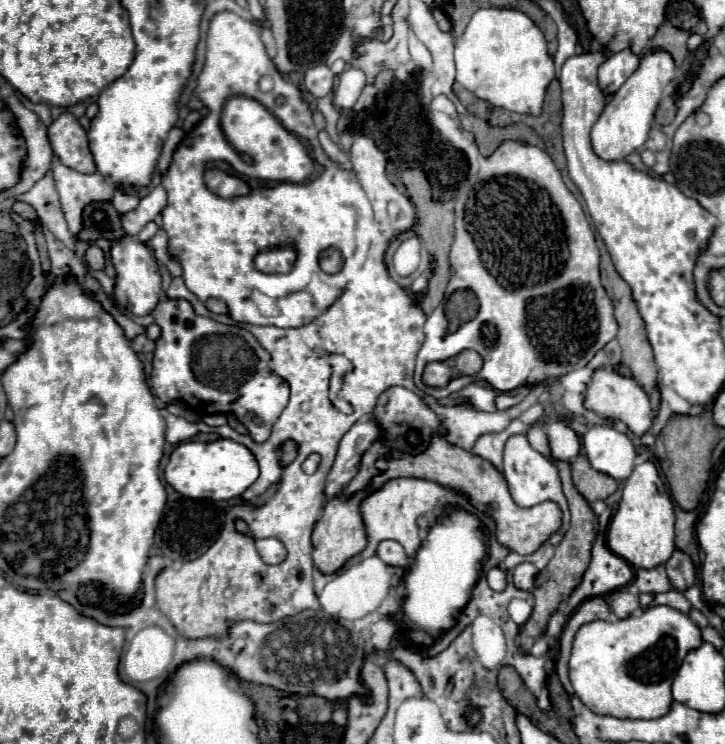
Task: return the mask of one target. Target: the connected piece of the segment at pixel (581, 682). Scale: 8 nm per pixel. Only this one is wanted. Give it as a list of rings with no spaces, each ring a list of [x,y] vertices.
[[[652,606],[640,616],[634,614],[624,620],[594,620],[576,632],[570,656],[570,684],[584,706],[594,714],[608,714],[614,718],[660,718],[670,712],[674,702],[670,688],[684,656],[700,644],[702,636],[698,626],[686,614],[670,606]]]

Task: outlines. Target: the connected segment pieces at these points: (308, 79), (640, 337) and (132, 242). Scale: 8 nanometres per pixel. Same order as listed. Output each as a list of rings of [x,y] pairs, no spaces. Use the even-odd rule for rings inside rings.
[[[318,64],[306,72],[304,86],[312,96],[322,98],[322,96],[330,94],[334,88],[334,74],[326,64]]]
[[[600,244],[600,274],[602,274],[602,286],[606,288],[612,304],[614,304],[614,316],[616,316],[616,322],[618,322],[618,342],[622,346],[622,364],[626,364],[632,372],[632,378],[646,390],[650,392],[654,386],[658,386],[658,372],[656,372],[656,364],[654,364],[654,354],[652,354],[652,346],[648,344],[648,338],[646,338],[646,328],[644,328],[644,322],[638,314],[638,308],[632,300],[632,292],[628,288],[628,284],[618,276],[618,272],[614,270],[614,264],[612,264],[612,258],[608,254],[608,250]]]
[[[124,236],[122,240],[114,242],[112,262],[114,262],[116,274],[118,274],[116,290],[114,290],[118,304],[126,312],[132,312],[134,316],[150,314],[156,308],[156,304],[160,300],[160,290],[162,290],[162,280],[160,280],[158,266],[156,266],[156,260],[152,256],[152,250],[146,244],[142,244],[140,240],[136,240],[132,236]]]

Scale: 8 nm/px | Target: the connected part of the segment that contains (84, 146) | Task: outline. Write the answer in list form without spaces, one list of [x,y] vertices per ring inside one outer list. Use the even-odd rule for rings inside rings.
[[[70,112],[60,114],[50,124],[48,138],[50,138],[54,154],[66,166],[70,166],[78,172],[84,172],[84,174],[96,172],[96,164],[92,160],[92,152],[90,152],[88,140],[86,140],[86,130],[80,126],[80,122]]]

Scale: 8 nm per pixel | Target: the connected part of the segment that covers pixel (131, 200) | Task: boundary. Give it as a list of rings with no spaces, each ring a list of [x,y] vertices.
[[[120,190],[114,192],[114,200],[112,200],[118,216],[124,216],[126,212],[134,210],[134,208],[138,206],[138,202],[140,202],[140,198],[138,198],[136,194],[124,194],[124,192],[120,192]]]

